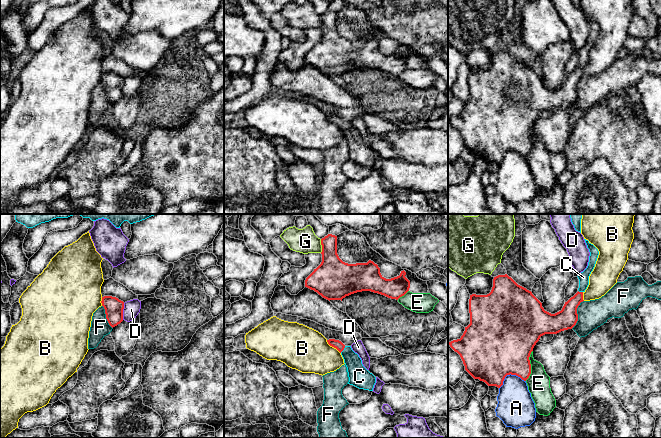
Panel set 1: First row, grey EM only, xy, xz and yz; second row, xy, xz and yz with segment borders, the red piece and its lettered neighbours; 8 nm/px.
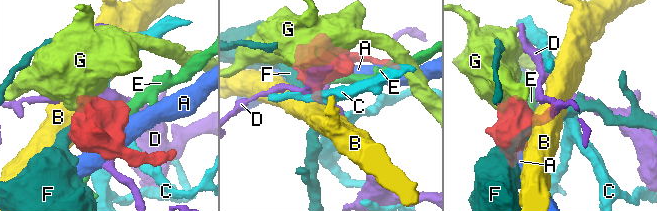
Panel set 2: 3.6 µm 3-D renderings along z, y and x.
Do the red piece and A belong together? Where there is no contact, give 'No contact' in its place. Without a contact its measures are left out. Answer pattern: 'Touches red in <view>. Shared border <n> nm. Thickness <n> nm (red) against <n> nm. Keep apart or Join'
Touches red in yz. Shared border 220 nm. Thickness 500 nm (red) against 280 nm. Keep apart

